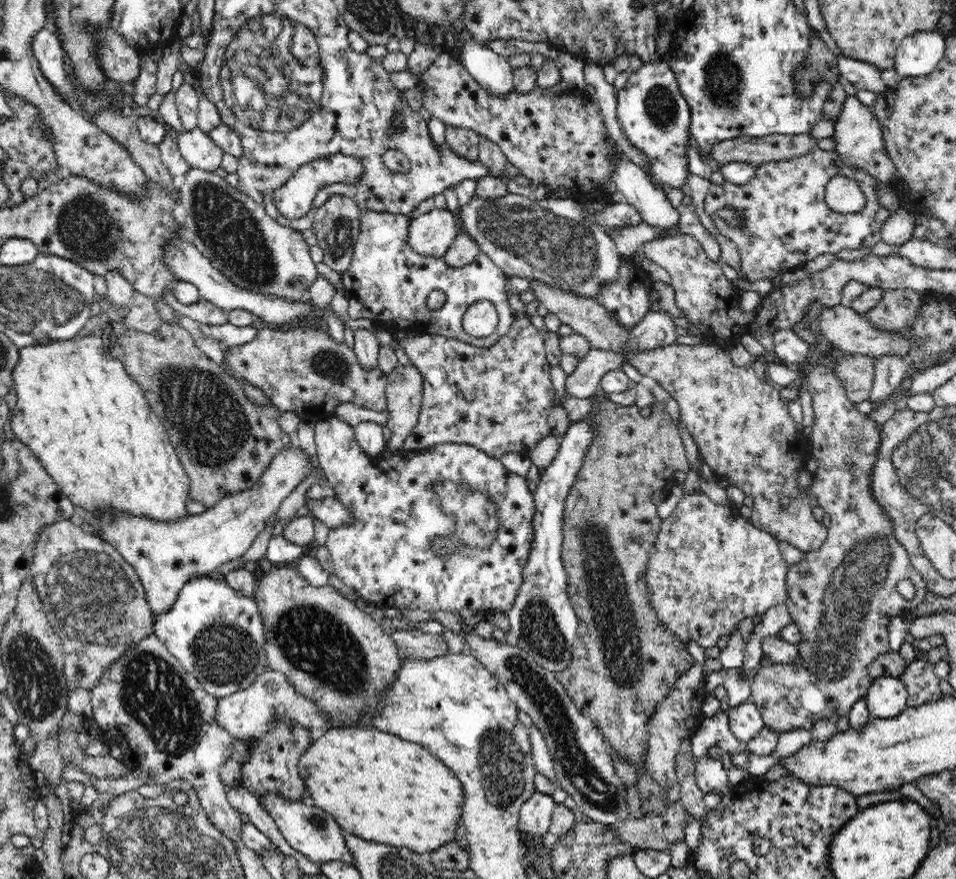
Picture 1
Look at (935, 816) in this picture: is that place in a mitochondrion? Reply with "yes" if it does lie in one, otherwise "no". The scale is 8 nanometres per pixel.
no

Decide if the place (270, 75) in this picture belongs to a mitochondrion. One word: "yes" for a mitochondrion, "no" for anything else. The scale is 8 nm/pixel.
yes

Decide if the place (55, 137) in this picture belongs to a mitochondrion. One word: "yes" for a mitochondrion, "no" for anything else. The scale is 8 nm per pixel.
no

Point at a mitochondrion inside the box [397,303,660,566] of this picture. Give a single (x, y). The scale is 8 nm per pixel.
(467, 517)

